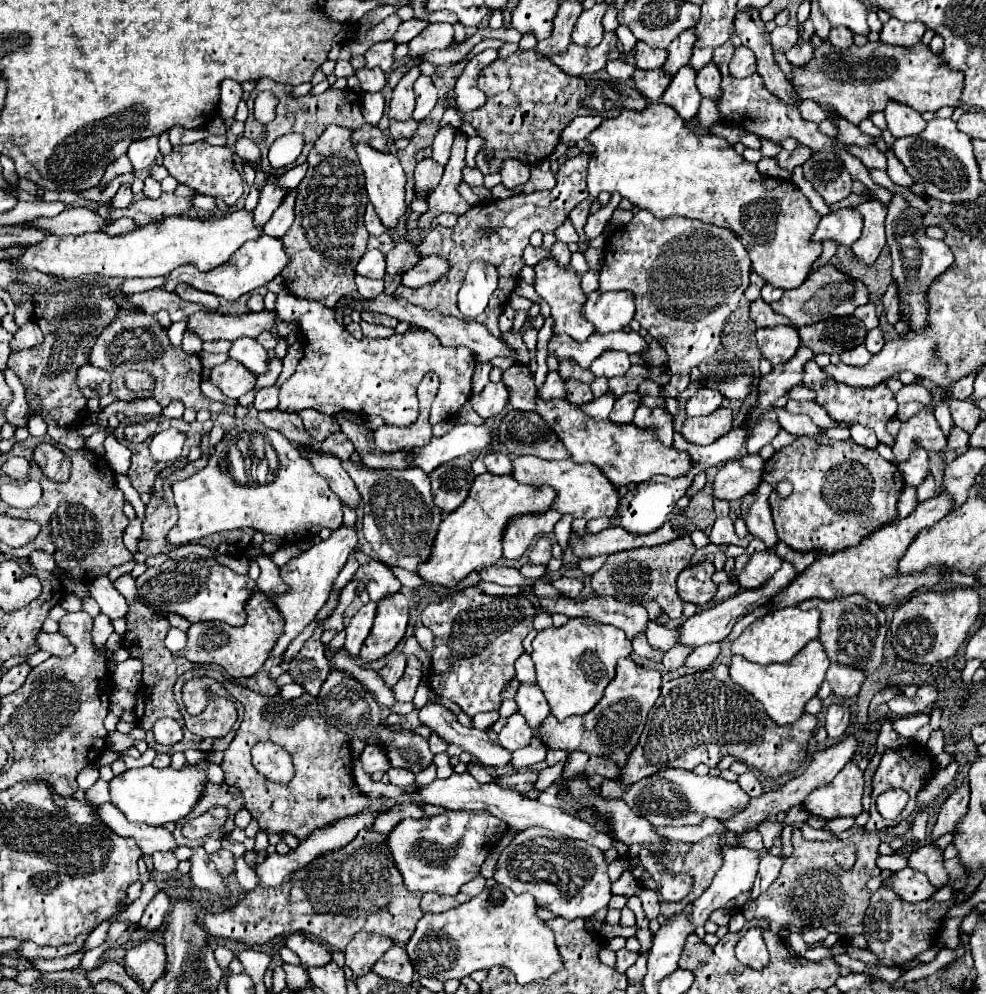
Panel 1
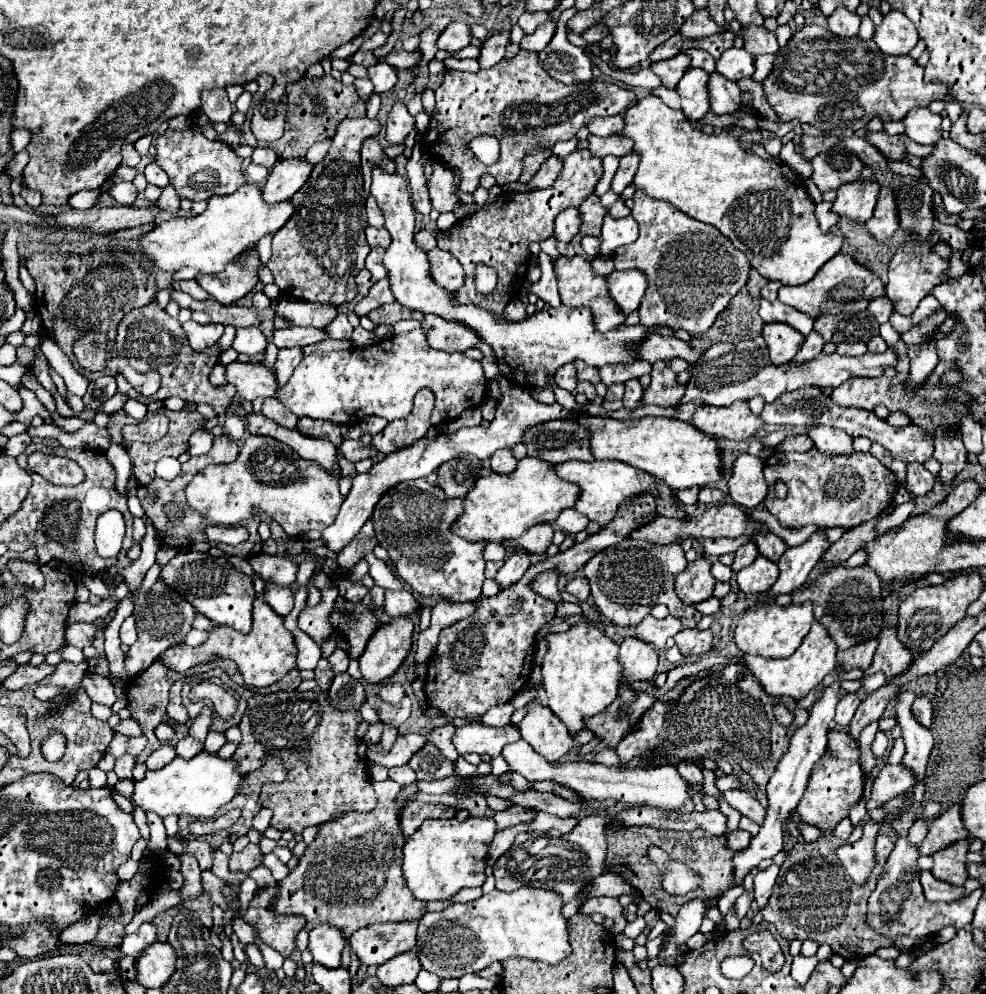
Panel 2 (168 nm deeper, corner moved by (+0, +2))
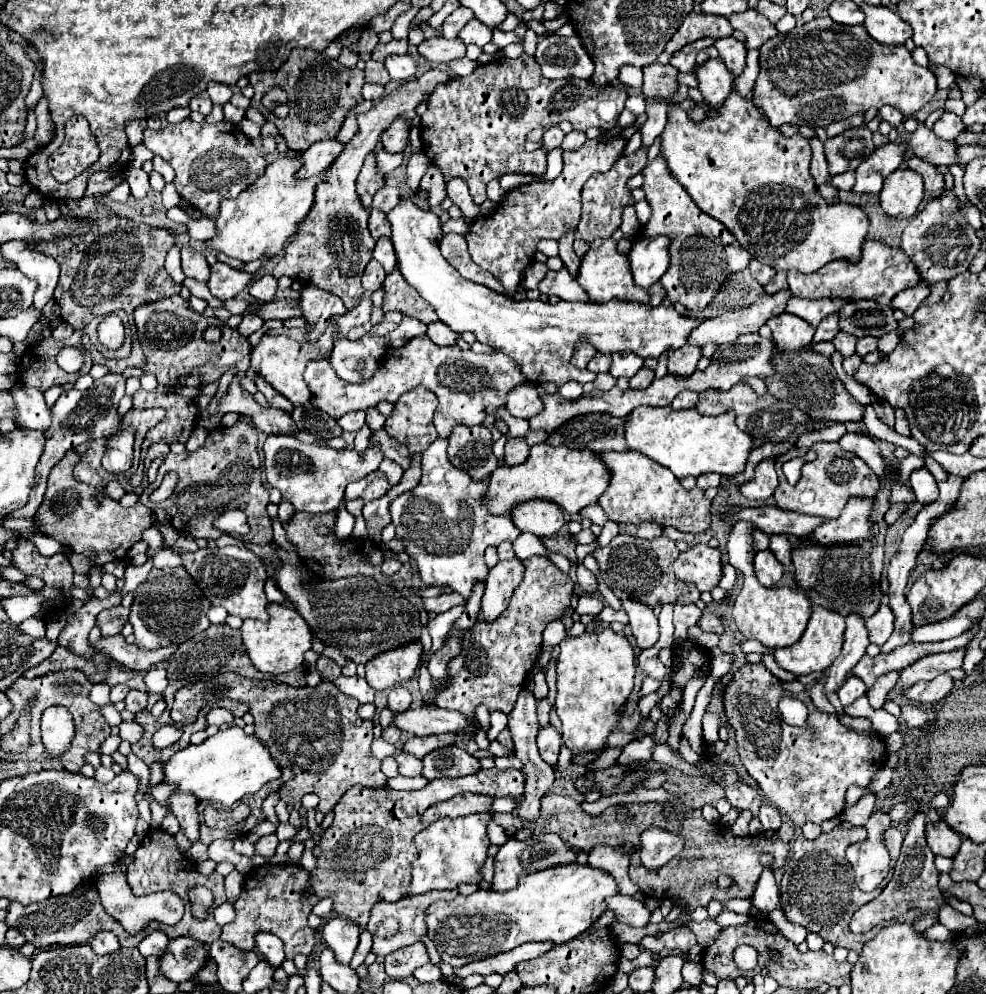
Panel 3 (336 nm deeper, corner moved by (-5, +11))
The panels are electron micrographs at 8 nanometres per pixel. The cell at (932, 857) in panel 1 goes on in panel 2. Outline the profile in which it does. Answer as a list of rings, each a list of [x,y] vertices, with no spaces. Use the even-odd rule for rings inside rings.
[[[956,841],[956,845],[948,845],[948,849],[940,849],[940,853],[932,855],[934,867],[932,875],[940,881],[946,881],[950,885],[964,885],[968,879],[966,873],[966,851],[968,841]]]

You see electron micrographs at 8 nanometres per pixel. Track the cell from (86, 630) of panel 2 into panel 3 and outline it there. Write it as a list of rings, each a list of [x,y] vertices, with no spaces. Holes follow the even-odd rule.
[[[115,606],[109,610],[103,610],[97,616],[97,624],[101,628],[101,634],[105,636],[115,636],[121,632],[121,628],[129,622],[129,608],[123,606]]]

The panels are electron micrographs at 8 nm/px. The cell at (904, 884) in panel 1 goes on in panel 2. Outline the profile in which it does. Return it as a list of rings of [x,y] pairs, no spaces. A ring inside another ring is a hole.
[[[920,871],[920,883],[924,889],[924,897],[928,901],[956,901],[964,897],[962,887],[954,887],[944,881],[936,881],[936,877],[932,877],[930,871]]]

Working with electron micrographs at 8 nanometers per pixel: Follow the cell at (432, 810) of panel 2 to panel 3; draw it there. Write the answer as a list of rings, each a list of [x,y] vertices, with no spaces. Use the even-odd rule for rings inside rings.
[[[471,792],[457,794],[457,796],[453,796],[447,802],[431,806],[423,814],[425,816],[423,822],[427,826],[429,822],[445,818],[445,816],[457,818],[457,816],[467,816],[467,814],[477,814],[477,812],[491,812],[491,804],[493,804],[493,798],[485,796],[485,794],[471,794]]]

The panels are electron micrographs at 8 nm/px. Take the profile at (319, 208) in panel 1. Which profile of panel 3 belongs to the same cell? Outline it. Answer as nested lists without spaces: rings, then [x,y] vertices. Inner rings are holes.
[[[437,68],[427,70],[425,74],[405,82],[385,98],[377,100],[369,112],[357,116],[359,134],[345,146],[341,156],[325,172],[329,180],[317,186],[315,206],[311,214],[305,218],[305,222],[299,226],[299,232],[293,238],[293,242],[287,246],[287,254],[283,256],[283,260],[275,266],[273,270],[275,278],[289,276],[293,280],[299,280],[301,284],[315,284],[319,288],[325,288],[337,294],[345,302],[347,310],[359,304],[365,292],[361,286],[361,276],[375,248],[375,240],[367,228],[369,212],[361,206],[355,190],[359,170],[365,162],[365,156],[373,152],[373,148],[377,146],[381,132],[385,132],[385,128],[389,128],[389,124],[395,118],[401,118],[413,112],[419,104],[423,104],[433,94],[433,90],[439,84],[449,84],[449,80],[451,80],[449,74],[443,70],[437,70]]]

